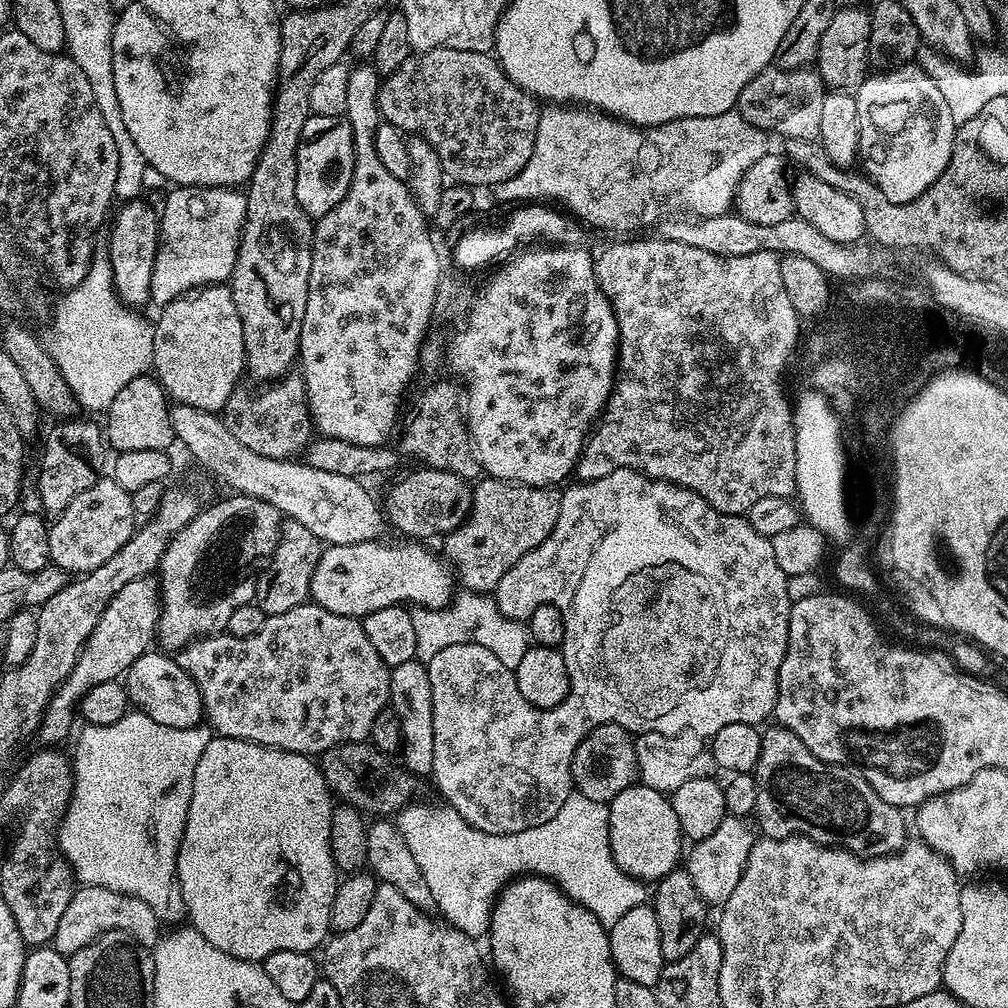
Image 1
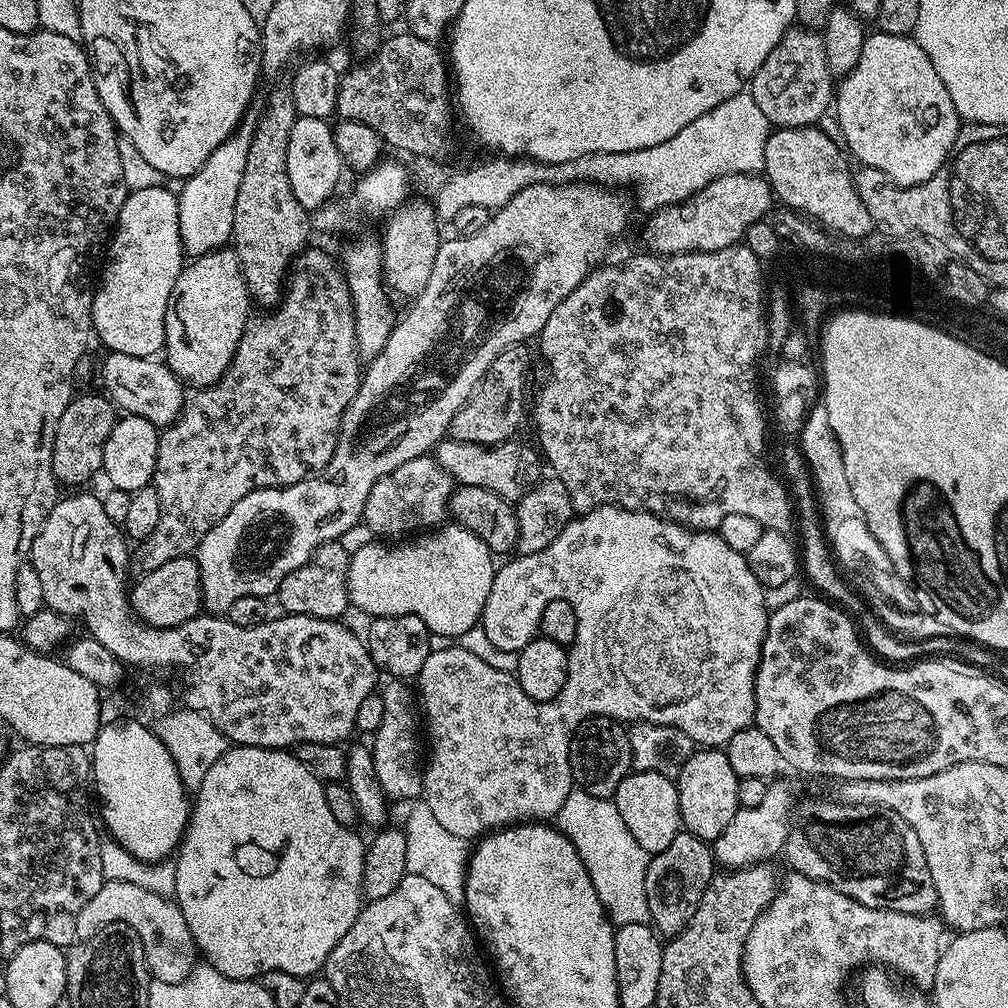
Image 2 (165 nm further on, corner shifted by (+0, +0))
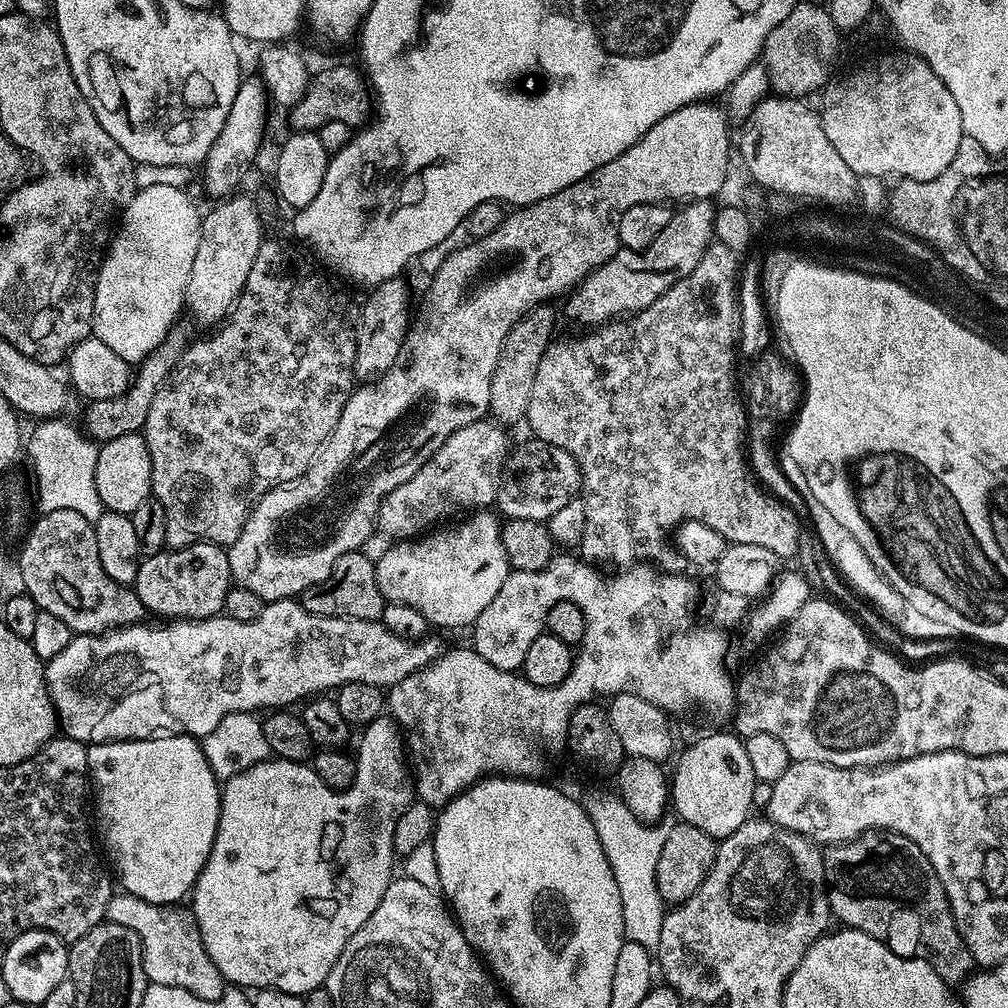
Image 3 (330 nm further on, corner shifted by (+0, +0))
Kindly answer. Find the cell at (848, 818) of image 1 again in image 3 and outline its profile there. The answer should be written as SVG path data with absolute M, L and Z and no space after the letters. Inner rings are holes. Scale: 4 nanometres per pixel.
M865 832L856 840L825 847L823 854L828 906L843 927L870 934L894 954L925 960L950 986L963 985L973 975L974 961L950 910L946 890L914 842L905 836Z

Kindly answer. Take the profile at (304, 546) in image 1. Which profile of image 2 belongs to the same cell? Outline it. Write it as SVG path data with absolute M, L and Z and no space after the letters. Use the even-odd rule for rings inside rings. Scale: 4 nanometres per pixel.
M333 542L324 544L317 550L305 564L298 566L286 578L282 578L280 589L274 594L275 599L280 599L283 611L288 614L306 614L314 618L326 618L327 620L340 620L344 611L349 611L350 601L348 598L348 557L349 549L343 548L343 543Z

